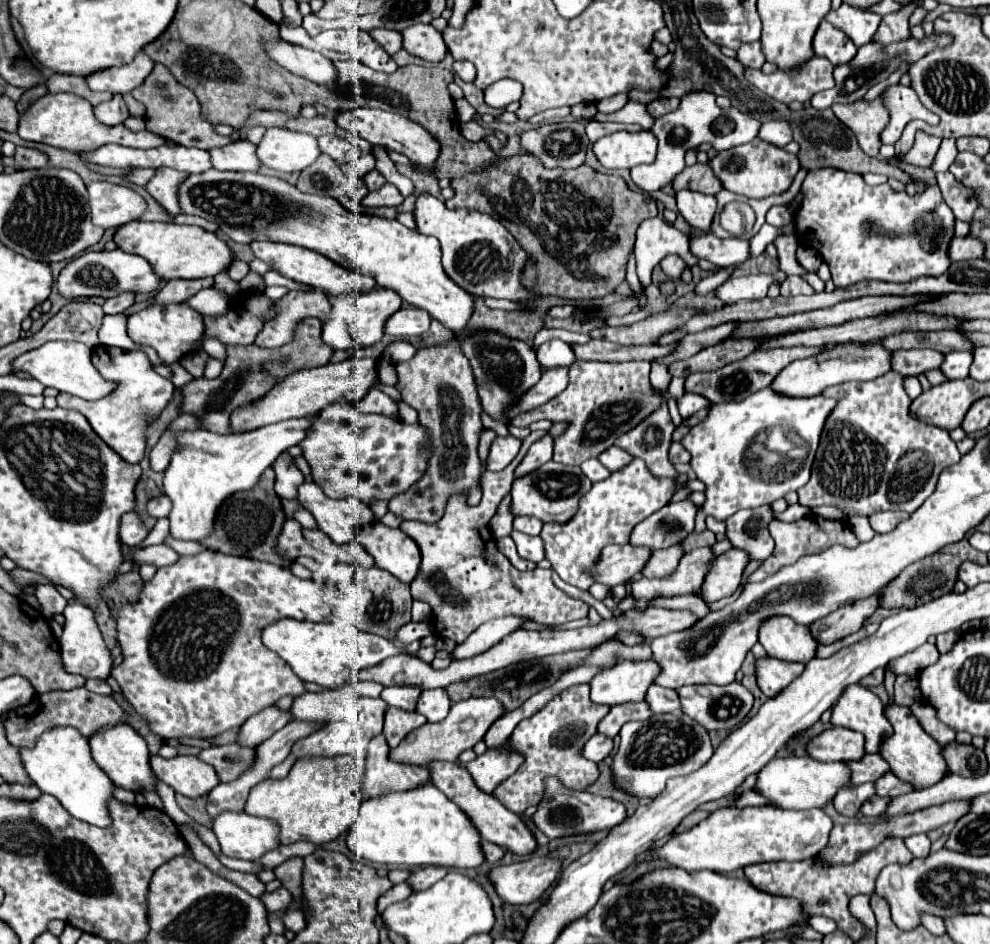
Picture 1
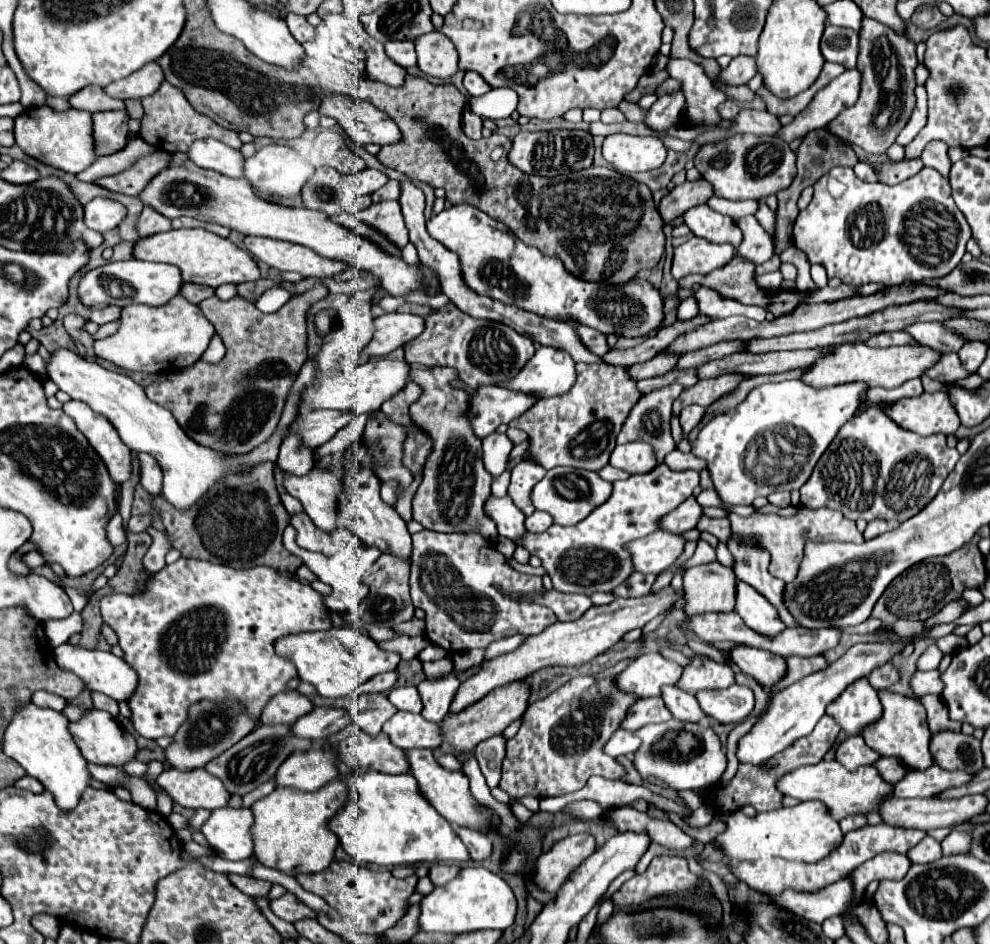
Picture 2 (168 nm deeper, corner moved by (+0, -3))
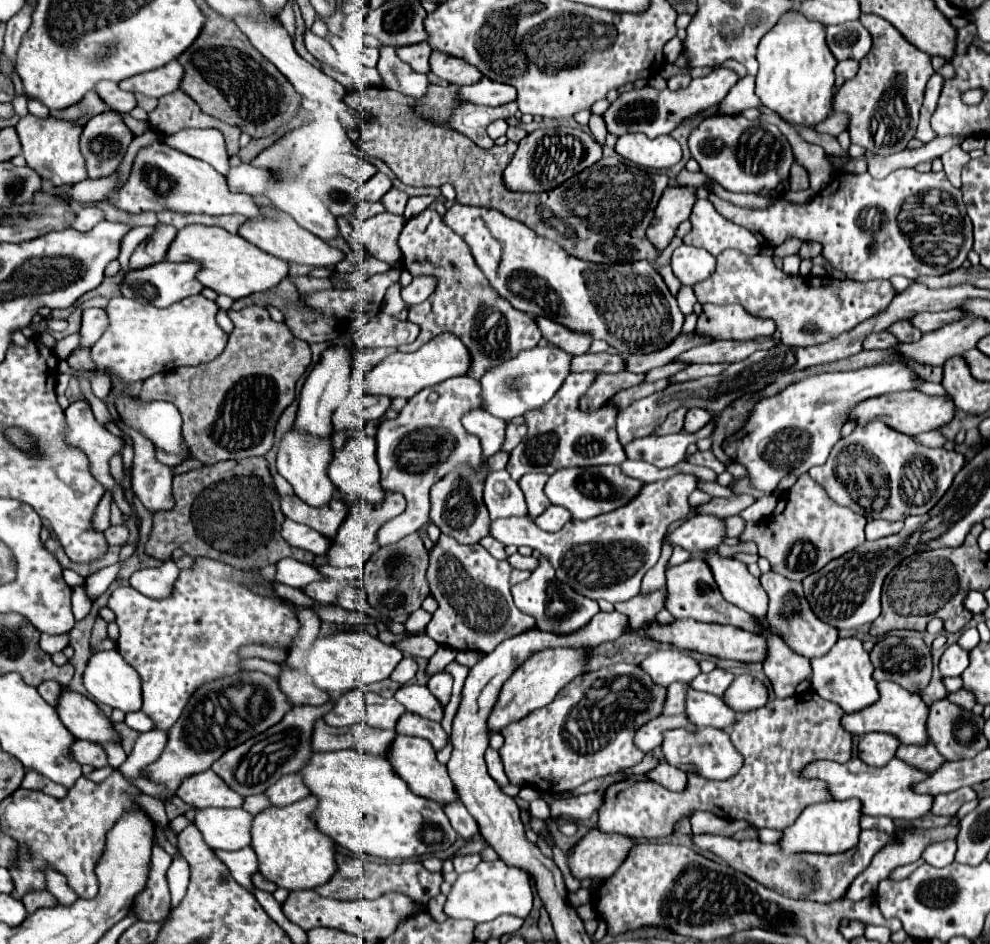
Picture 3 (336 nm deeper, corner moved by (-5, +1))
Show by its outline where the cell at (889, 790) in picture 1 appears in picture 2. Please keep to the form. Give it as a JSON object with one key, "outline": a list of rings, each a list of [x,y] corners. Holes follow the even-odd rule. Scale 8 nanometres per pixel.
{"outline":[[[931,765],[927,773],[917,773],[909,771],[901,781],[893,785],[893,795],[895,797],[935,797],[937,793],[945,791],[947,787],[953,785],[963,785],[969,781],[971,775],[961,773],[961,771],[945,771],[939,765]]]}

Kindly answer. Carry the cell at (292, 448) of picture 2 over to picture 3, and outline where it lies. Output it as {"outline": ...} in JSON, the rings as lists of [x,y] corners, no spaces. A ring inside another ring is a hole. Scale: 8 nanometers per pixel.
{"outline":[[[330,347],[324,351],[322,361],[312,369],[308,375],[302,393],[300,393],[300,407],[294,427],[300,431],[306,431],[310,435],[318,437],[330,437],[332,435],[332,411],[344,401],[348,395],[348,381],[352,375],[352,351],[344,347]]]}

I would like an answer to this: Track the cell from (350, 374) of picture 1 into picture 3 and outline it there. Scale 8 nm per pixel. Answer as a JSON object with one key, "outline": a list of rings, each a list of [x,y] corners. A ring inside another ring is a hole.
{"outline":[[[440,333],[438,337],[430,339],[414,353],[392,353],[380,365],[376,365],[364,379],[364,391],[388,397],[414,397],[418,391],[442,383],[450,377],[468,375],[472,357],[468,347],[454,335],[454,333]]]}

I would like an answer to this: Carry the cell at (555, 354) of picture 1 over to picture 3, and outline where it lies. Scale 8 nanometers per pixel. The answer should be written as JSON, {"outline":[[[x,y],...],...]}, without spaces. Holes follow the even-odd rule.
{"outline":[[[542,345],[520,351],[518,357],[512,357],[502,365],[488,369],[480,379],[482,385],[480,401],[484,411],[488,411],[498,419],[512,421],[514,417],[522,417],[530,411],[544,407],[562,387],[562,381],[570,375],[570,359],[572,355],[564,353],[562,349],[552,345]]]}

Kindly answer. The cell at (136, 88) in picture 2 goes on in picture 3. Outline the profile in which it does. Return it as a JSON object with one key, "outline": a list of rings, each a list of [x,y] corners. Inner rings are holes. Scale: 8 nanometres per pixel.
{"outline":[[[172,61],[170,65],[164,65],[154,71],[146,71],[140,75],[134,75],[130,79],[120,81],[120,89],[132,91],[132,93],[142,93],[146,97],[164,97],[172,91],[176,91],[182,83],[184,77],[184,67],[178,61]]]}

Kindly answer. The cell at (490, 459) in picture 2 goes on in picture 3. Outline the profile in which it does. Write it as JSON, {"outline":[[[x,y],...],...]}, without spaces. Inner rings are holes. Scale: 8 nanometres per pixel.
{"outline":[[[472,409],[462,417],[462,425],[468,433],[480,439],[484,457],[490,457],[496,451],[500,451],[504,443],[504,429],[506,429],[504,421],[498,421],[498,417],[490,417],[490,413],[482,409]]]}

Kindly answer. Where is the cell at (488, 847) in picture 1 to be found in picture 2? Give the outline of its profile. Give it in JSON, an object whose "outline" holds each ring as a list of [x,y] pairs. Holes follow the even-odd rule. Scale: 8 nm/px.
{"outline":[[[457,827],[457,835],[463,839],[473,861],[483,861],[483,859],[491,857],[493,843],[491,843],[489,835],[483,835],[483,833],[473,831],[473,829],[463,829],[463,827]]]}

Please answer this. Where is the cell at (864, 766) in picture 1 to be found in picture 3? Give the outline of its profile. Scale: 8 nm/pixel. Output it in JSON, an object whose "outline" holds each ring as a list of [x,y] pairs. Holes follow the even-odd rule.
{"outline":[[[926,743],[926,745],[900,745],[898,753],[896,753],[898,759],[922,769],[922,771],[936,771],[942,761],[946,763],[946,759],[938,753],[938,749],[932,745],[932,743]]]}

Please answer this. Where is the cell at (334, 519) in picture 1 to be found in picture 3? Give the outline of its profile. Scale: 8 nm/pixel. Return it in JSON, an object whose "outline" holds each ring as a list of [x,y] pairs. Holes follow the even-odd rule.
{"outline":[[[288,429],[278,447],[276,469],[278,473],[292,485],[294,493],[308,505],[326,505],[332,499],[334,483],[328,477],[328,465],[332,461],[332,443],[322,437],[312,437],[308,433],[300,433],[298,429]]]}

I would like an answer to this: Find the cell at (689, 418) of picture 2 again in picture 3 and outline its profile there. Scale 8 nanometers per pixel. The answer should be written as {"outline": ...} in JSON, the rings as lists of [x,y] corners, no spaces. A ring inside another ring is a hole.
{"outline":[[[690,409],[684,419],[684,431],[696,433],[698,429],[702,429],[702,425],[706,425],[706,421],[710,421],[710,417],[712,413],[706,413],[704,409]]]}

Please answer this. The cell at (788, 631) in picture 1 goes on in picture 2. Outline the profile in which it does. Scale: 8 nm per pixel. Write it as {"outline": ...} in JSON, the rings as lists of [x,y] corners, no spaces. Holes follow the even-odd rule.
{"outline":[[[739,581],[737,585],[737,605],[735,611],[741,615],[745,625],[769,639],[781,633],[785,629],[785,623],[781,621],[777,609],[751,585],[745,585]]]}

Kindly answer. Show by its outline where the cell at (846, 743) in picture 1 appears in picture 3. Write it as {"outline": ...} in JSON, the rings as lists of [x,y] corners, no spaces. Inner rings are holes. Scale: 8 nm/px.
{"outline":[[[866,733],[858,743],[858,757],[872,767],[884,767],[900,747],[898,737],[890,733]]]}

